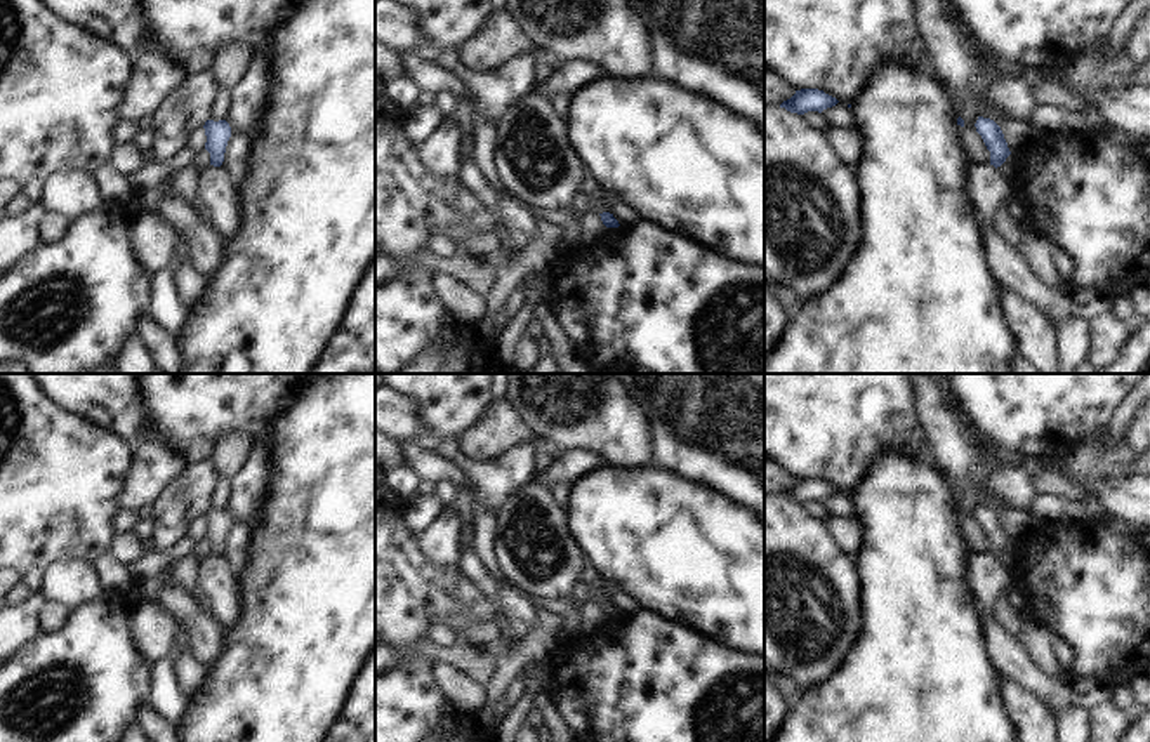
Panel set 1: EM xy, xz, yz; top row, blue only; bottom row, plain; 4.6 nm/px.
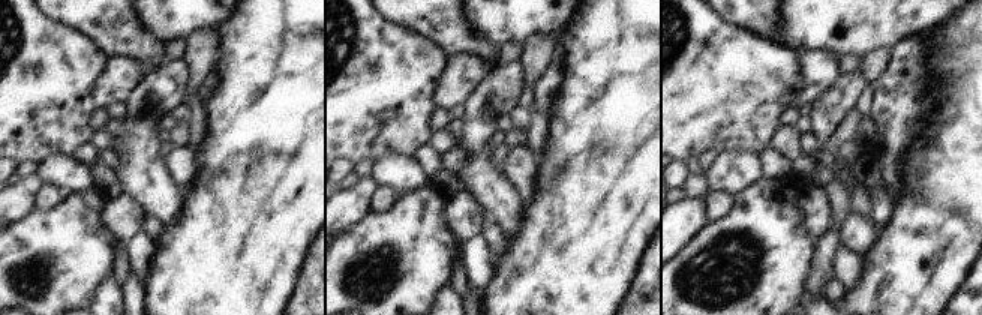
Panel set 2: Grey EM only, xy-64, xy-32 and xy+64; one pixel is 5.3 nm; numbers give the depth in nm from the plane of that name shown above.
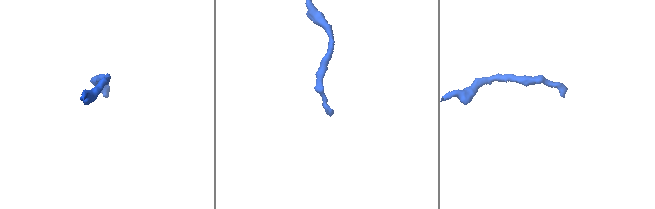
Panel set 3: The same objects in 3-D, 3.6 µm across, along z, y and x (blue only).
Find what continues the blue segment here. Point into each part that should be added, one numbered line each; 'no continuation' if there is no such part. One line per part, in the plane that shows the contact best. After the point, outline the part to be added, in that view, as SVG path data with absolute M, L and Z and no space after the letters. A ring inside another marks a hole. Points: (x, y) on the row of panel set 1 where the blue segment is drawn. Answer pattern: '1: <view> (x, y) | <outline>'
no continuation

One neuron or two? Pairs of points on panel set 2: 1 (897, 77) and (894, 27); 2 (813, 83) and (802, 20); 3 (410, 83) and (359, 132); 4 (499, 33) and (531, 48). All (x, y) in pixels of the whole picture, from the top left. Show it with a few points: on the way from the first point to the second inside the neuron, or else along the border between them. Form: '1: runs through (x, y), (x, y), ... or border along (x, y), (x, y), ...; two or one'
1: border along (919, 35), (907, 35), (891, 48); two
2: border along (796, 53), (819, 50), (837, 57); two
3: runs through (398, 93), (371, 120); one
4: border along (520, 42), (531, 35), (546, 35), (556, 44); two

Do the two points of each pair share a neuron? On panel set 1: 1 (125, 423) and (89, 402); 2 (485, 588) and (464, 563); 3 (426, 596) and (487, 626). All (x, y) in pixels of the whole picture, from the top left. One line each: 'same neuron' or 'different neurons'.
1: same neuron
2: same neuron
3: same neuron

